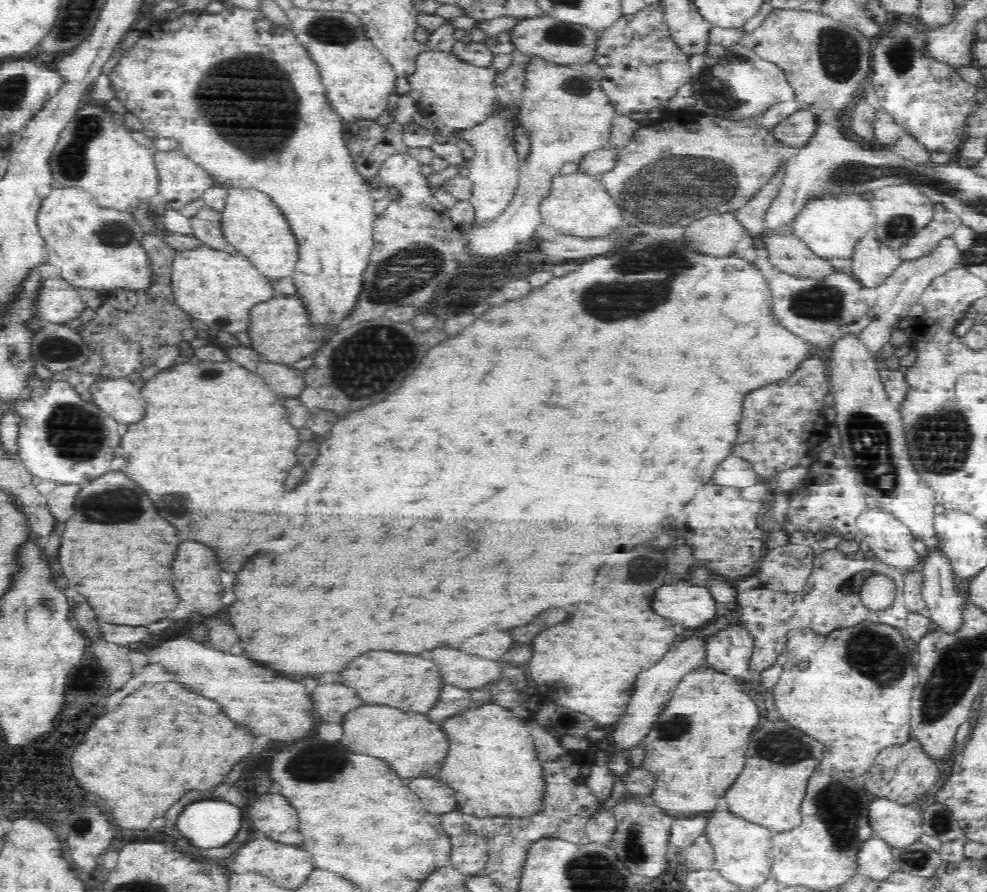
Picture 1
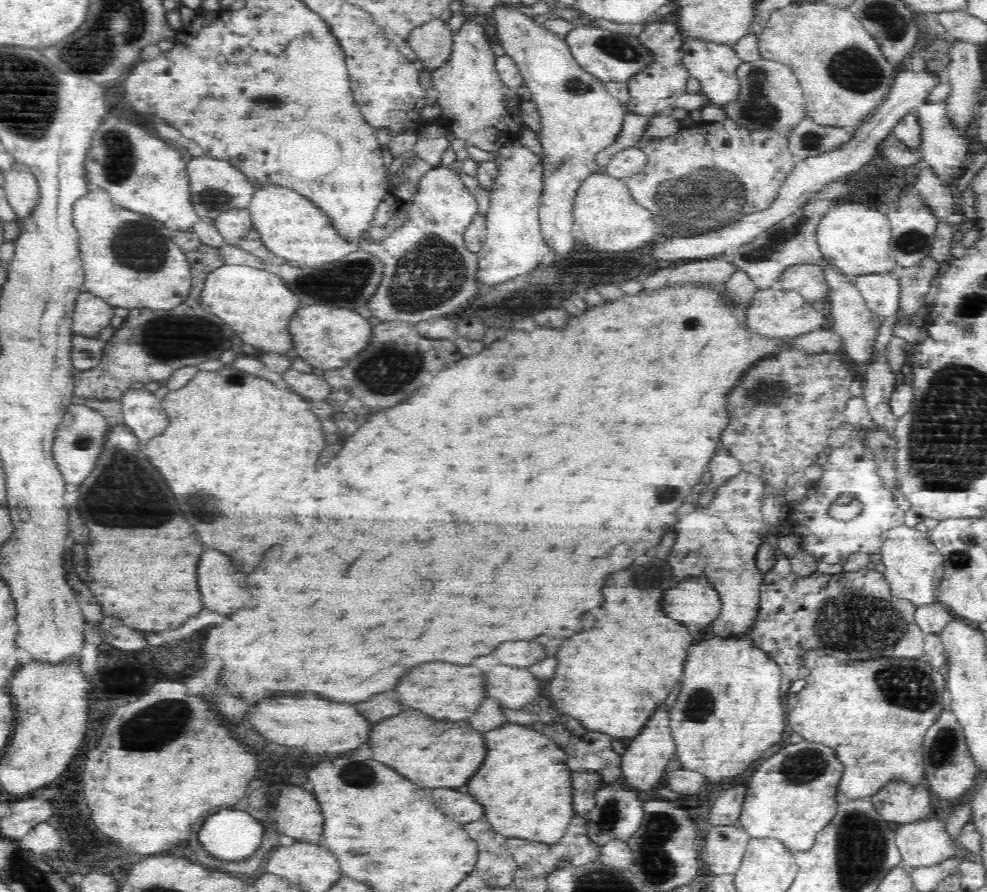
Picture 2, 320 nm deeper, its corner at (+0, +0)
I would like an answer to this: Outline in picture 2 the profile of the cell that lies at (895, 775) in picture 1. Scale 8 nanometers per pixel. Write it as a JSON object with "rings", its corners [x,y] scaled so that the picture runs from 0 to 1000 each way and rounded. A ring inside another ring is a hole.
{"rings":[[[902,874],[881,893],[898,920],[916,924],[942,917],[944,886],[938,876],[924,880],[916,874]]]}

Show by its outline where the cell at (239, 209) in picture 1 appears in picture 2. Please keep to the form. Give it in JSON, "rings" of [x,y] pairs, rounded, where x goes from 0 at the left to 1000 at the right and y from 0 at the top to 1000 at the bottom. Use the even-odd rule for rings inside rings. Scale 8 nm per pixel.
{"rings":[[[259,209],[249,231],[254,242],[254,253],[261,261],[262,269],[266,276],[275,283],[278,288],[286,289],[296,299],[318,300],[320,296],[332,296],[338,291],[344,291],[350,285],[365,280],[363,271],[351,271],[339,262],[339,258],[333,253],[333,247],[326,244],[326,240],[316,233],[312,224],[300,217],[297,213],[284,209]]]}

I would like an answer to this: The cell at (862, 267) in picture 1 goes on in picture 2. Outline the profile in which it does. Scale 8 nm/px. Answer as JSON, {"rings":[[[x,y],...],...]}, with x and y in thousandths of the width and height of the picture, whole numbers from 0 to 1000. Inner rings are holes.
{"rings":[[[909,304],[866,311],[865,318],[883,351],[896,357],[910,350],[913,320]]]}

